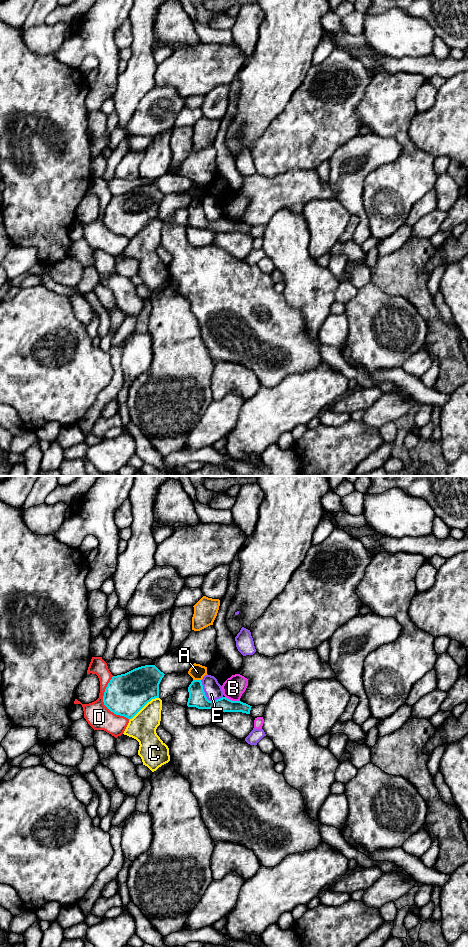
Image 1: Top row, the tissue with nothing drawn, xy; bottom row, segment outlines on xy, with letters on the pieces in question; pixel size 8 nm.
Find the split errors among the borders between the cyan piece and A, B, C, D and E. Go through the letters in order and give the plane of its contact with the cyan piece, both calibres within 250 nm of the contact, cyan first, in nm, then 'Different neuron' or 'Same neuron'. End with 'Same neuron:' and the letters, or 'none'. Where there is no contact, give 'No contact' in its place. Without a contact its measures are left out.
A: Touches cyan in xy. Thickness 140 nm (cyan) against 120 nm. Different neuron
B: Touches cyan in xy. Thickness 120 nm (cyan) against 170 nm. Different neuron
C: Touches cyan in xy. Thickness 340 nm (cyan) against 220 nm. Different neuron
D: Touches cyan in xy. Thickness 340 nm (cyan) against 200 nm. Different neuron
E: Touches cyan in xy. Thickness 140 nm (cyan) against 140 nm. Different neuron
Same neuron: none

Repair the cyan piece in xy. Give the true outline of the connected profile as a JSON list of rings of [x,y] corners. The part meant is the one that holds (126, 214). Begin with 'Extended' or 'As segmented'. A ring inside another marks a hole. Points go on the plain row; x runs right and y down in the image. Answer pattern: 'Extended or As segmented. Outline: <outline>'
As segmented. Outline: [[[145,185],[113,196],[104,212],[104,225],[130,240],[148,222],[159,218],[159,204],[164,195],[155,185]]]

